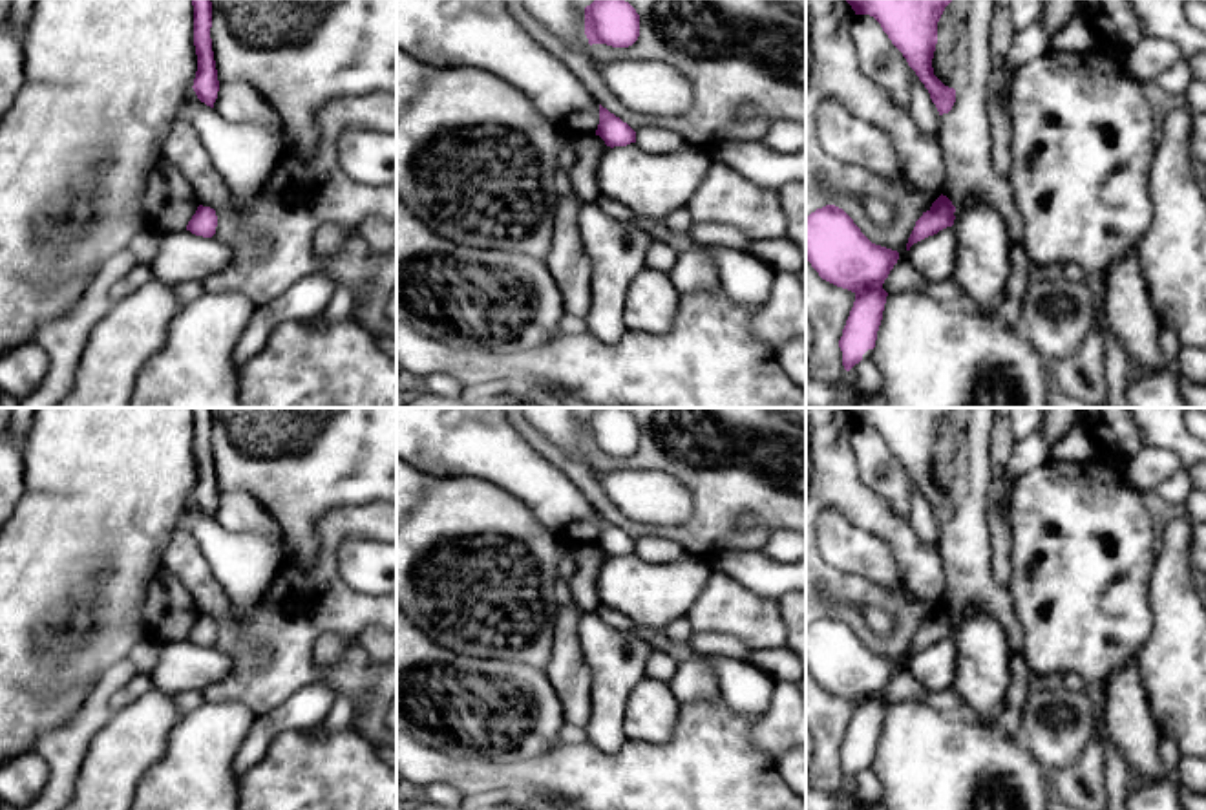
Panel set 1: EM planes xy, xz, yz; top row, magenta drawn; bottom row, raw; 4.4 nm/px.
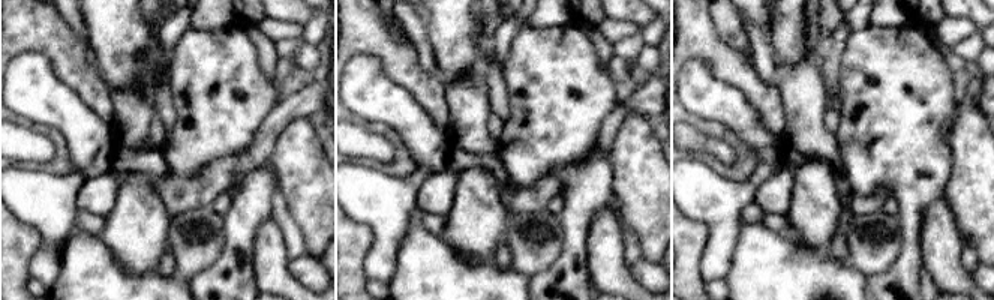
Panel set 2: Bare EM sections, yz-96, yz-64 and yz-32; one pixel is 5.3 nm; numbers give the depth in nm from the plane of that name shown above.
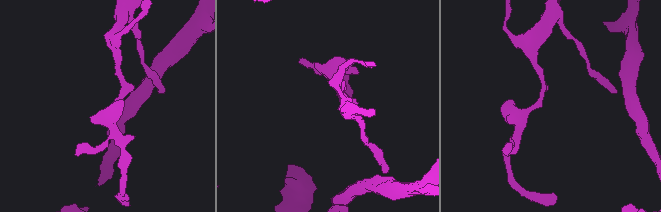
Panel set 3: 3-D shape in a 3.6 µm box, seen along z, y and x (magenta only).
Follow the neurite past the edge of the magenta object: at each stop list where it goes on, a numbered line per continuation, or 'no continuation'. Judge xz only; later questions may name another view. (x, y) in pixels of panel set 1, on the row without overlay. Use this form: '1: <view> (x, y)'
no continuation

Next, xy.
no continuation

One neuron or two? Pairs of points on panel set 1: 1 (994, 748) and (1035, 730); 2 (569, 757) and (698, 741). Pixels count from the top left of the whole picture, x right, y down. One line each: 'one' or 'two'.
1: two
2: one

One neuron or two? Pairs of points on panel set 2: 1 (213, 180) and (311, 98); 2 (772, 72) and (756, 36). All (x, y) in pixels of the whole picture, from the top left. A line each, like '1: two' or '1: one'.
1: one
2: one

